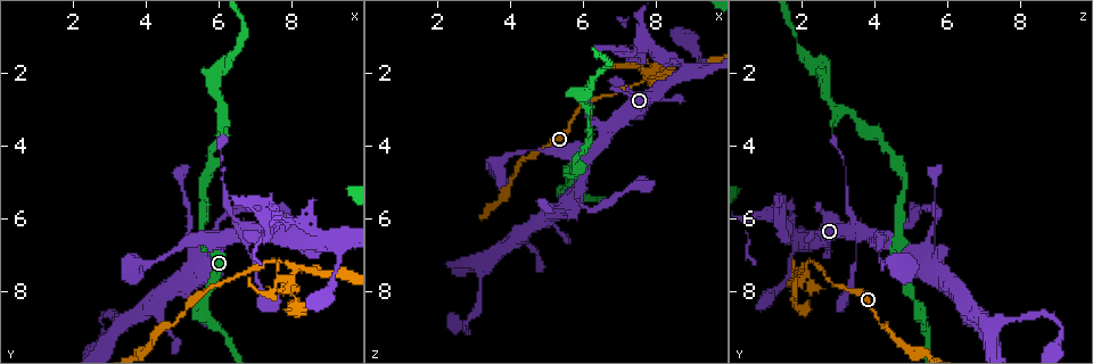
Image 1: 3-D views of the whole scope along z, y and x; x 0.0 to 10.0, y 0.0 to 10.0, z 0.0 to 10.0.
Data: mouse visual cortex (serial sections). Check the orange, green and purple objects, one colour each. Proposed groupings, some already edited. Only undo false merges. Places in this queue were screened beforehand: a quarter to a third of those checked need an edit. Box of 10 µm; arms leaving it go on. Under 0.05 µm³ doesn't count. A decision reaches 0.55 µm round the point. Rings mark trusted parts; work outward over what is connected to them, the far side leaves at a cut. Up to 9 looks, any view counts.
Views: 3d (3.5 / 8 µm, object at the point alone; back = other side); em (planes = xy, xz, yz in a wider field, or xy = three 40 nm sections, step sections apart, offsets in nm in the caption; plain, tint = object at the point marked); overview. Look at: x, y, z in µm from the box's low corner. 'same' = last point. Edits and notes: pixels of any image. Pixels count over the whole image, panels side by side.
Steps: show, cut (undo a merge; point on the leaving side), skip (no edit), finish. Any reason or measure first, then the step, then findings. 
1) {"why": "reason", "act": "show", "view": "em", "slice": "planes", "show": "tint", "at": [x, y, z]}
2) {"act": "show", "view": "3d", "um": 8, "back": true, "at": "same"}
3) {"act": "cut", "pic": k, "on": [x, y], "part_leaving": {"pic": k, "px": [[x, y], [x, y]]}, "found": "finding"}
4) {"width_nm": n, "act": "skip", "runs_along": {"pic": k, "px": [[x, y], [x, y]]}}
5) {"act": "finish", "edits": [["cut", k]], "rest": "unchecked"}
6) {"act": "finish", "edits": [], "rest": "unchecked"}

{"why": "abrupt turn", "act": "show", "view": "3d", "um": 3.5, "back": true, "at": [8.15, 7.30, 2.10]}

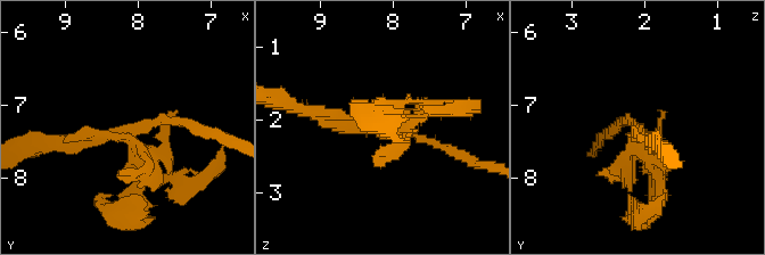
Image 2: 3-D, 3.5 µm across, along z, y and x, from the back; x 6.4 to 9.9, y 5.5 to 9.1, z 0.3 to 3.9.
{"act": "show", "view": "em", "slice": "xy", "step": 3, "show": "tint", "at": [8.10, 7.35, 2.05]}

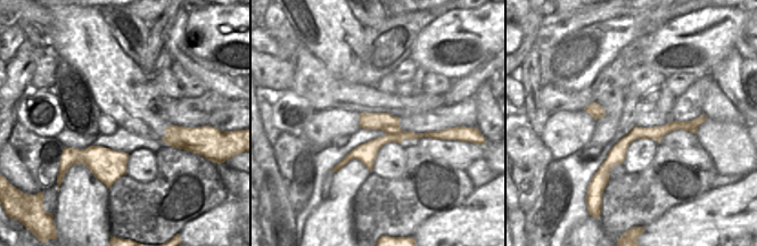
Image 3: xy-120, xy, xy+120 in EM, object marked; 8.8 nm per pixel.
{"act": "cut", "pic": 2, "on": [620, 172], "part_leaving": {"pic": 2, "px": [[634, 136], [660, 191], [643, 213]]}, "found": "a second cell is stuck on"}

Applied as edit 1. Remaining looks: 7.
{"why": "see it whole again", "act": "show", "view": "overview"}

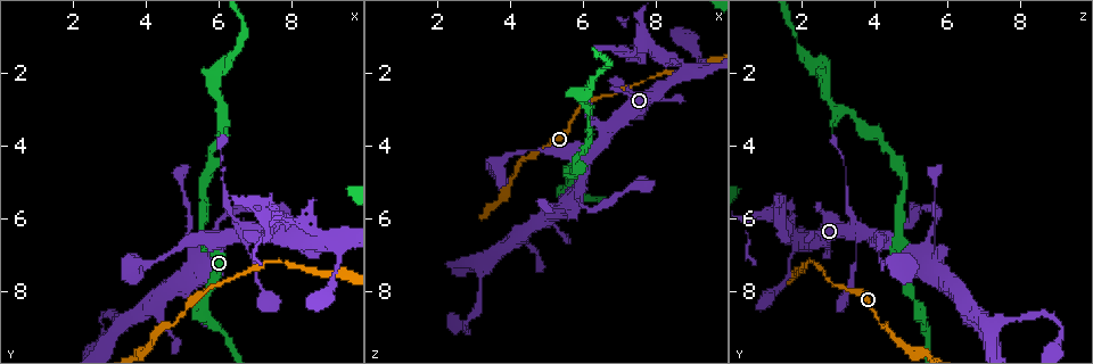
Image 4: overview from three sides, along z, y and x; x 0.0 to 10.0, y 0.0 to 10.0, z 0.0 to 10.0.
{"why": "thick turns thin", "act": "show", "view": "3d", "um": 3.5, "at": [6.75, 6.35, 3.65]}

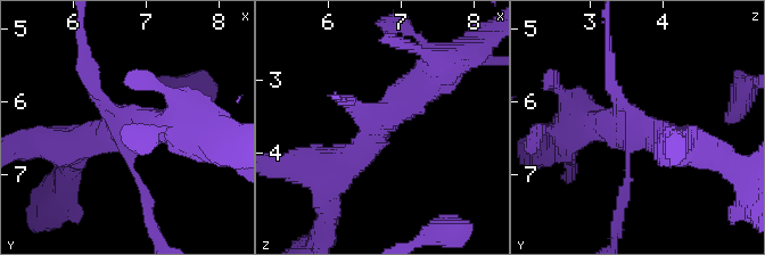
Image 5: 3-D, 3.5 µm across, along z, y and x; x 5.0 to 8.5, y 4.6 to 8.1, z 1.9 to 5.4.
{"arms": 4, "arm_widths_nm": [100, 200, 350, 500], "act": "show", "view": "em", "slice": "xy", "step": 3, "show": "tint", "at": [6.75, 6.35, 3.60]}

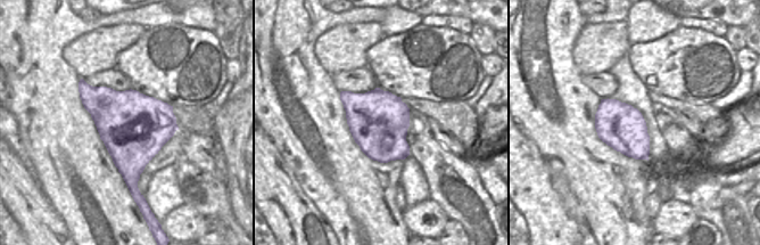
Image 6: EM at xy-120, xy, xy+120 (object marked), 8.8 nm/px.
{"why": "another direction", "act": "show", "view": "em", "slice": "planes", "show": "tint", "at": "same"}

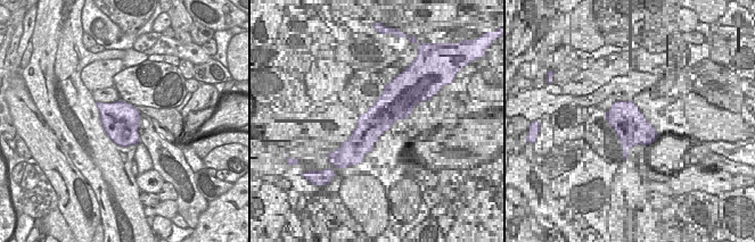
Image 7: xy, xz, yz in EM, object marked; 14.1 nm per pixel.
{"act": "skip", "runs_along": {"pic": 5, "px": [[441, 66], [329, 174]]}, "found": "one cell here"}

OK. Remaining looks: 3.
{"why": "abrupt turn", "act": "show", "view": "3d", "um": 8, "at": [5.90, 7.15, 5.40]}

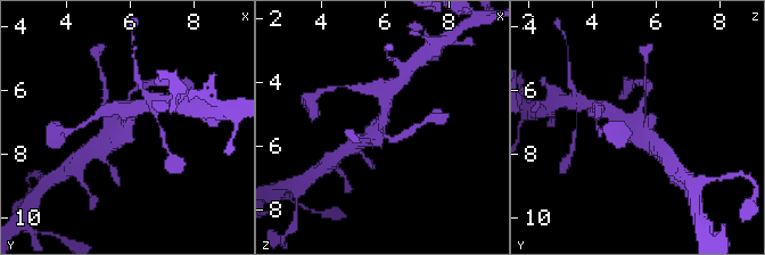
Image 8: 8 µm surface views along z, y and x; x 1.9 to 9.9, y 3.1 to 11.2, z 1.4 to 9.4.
{"why": "now the EM", "act": "show", "view": "em", "slice": "xy", "step": 1, "show": "tint", "at": "same"}

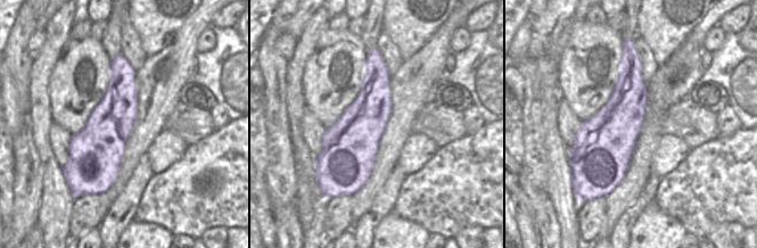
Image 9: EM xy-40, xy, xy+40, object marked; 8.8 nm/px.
{"act": "skip", "runs_along": {"pic": 8, "px": [[608, 109], [622, 115], [655, 146]]}, "found": "continuous, no second cell"}

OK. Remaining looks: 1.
{"act": "finish", "edits": [["cut", 2]], "rest": "unchecked"}

